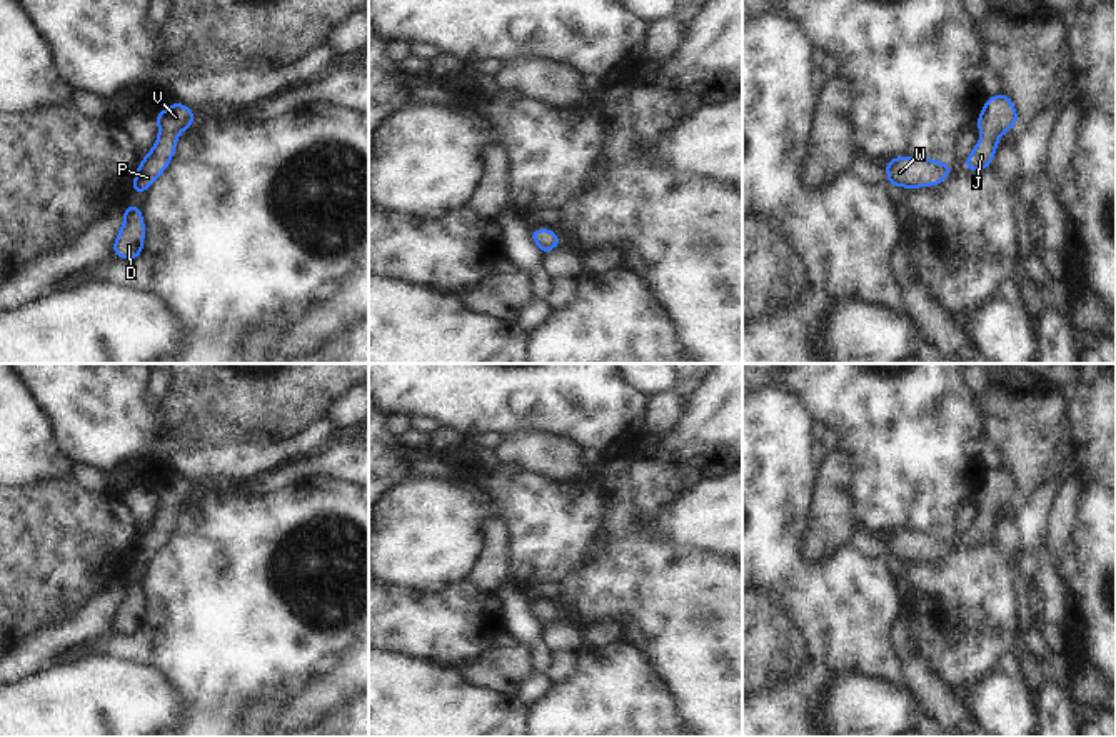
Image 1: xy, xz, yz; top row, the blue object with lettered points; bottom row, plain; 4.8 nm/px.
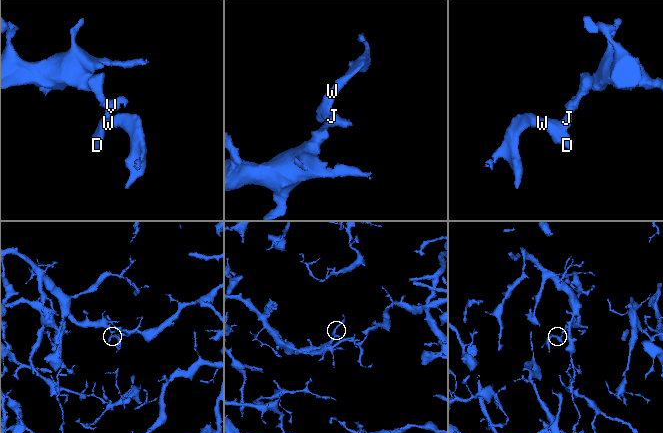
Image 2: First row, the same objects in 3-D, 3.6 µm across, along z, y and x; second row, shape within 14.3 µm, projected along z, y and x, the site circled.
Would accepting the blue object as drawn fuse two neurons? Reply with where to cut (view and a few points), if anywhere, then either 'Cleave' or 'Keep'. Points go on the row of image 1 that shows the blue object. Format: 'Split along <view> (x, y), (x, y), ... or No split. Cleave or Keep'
No split. Keep.

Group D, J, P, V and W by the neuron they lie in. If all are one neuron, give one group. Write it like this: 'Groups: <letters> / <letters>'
Groups: D J P V W.

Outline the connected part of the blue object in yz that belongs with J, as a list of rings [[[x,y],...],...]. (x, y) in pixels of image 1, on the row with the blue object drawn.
[[[1006,93],[988,97],[983,112],[978,115],[981,138],[966,158],[964,167],[971,172],[979,172],[993,165],[998,140],[1006,130],[1014,128],[1016,123],[1018,112]]]

